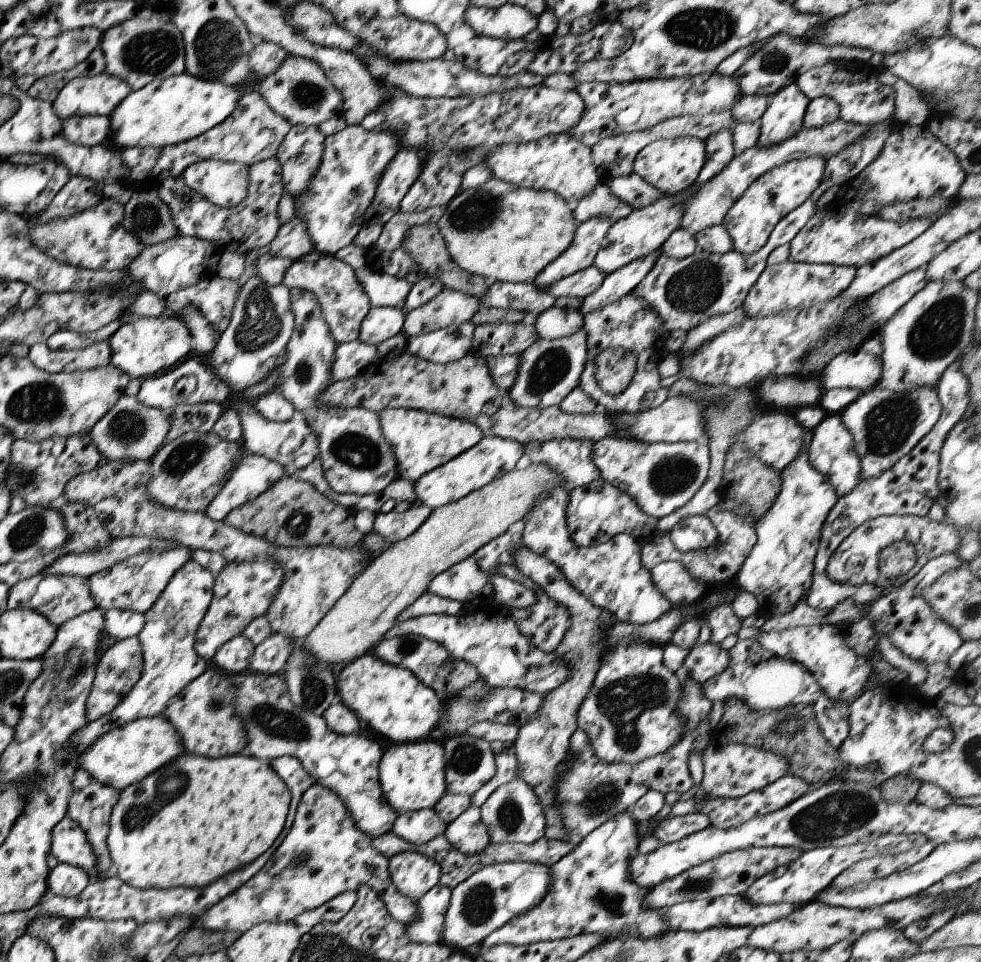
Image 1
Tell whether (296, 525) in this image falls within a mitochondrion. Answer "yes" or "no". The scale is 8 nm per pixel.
yes

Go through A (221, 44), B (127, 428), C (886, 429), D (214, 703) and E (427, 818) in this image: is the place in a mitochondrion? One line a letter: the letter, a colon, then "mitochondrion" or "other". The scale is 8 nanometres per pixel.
A: mitochondrion
B: mitochondrion
C: mitochondrion
D: mitochondrion
E: other

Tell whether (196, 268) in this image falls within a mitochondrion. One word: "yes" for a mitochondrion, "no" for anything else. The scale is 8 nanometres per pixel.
no

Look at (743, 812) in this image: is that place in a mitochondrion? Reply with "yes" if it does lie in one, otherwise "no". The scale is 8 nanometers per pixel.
no

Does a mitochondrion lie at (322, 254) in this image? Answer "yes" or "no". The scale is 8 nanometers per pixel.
no

